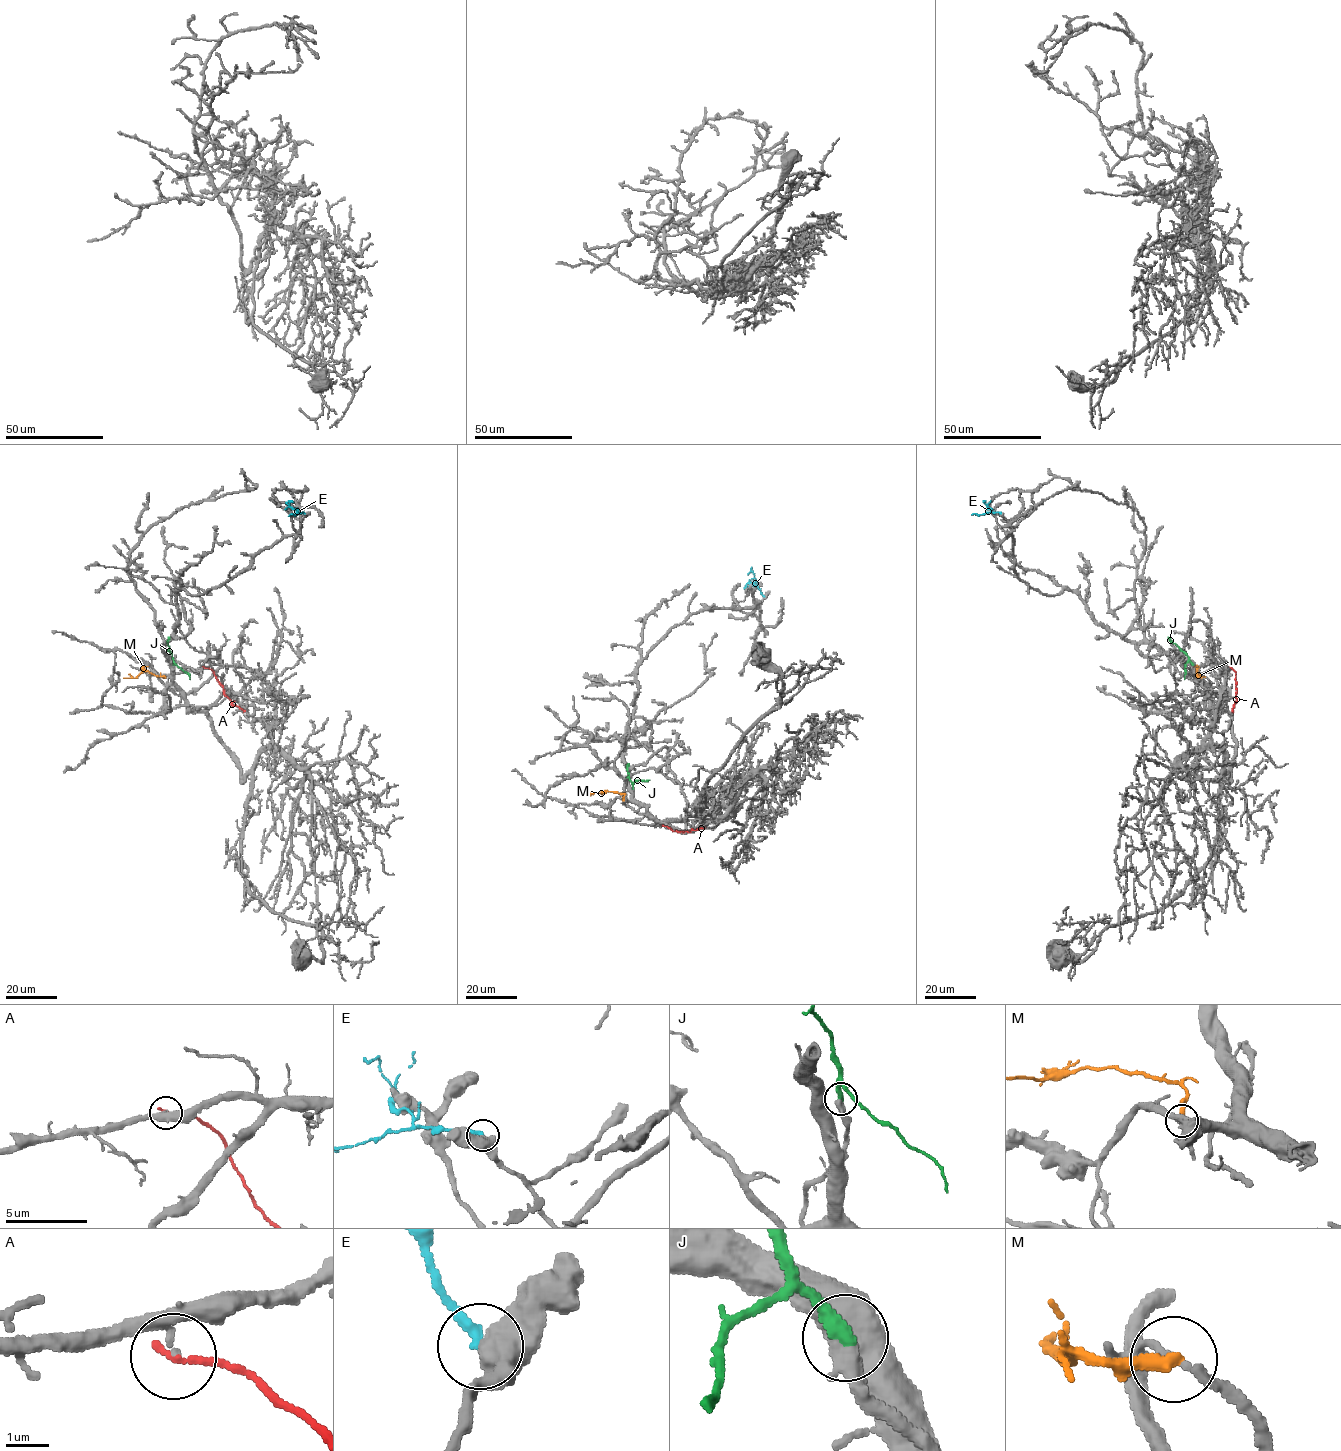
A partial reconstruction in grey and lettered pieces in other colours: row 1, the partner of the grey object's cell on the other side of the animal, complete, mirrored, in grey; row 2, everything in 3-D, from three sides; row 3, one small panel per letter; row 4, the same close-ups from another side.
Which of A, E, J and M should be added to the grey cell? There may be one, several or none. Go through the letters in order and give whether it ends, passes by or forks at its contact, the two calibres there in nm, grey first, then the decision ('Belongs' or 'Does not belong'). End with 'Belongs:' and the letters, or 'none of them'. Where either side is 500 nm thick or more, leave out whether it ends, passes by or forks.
A: It ends there. Thickness 110 nm (grey) against 180 nm. Does not belong
E: Thickness 750 nm (grey) against 280 nm. Does not belong
J: It ends there. Thickness 320 nm (grey) against 360 nm. Belongs
M: It ends there. Thickness 150 nm (grey) against 360 nm. Does not belong
Belongs: J

